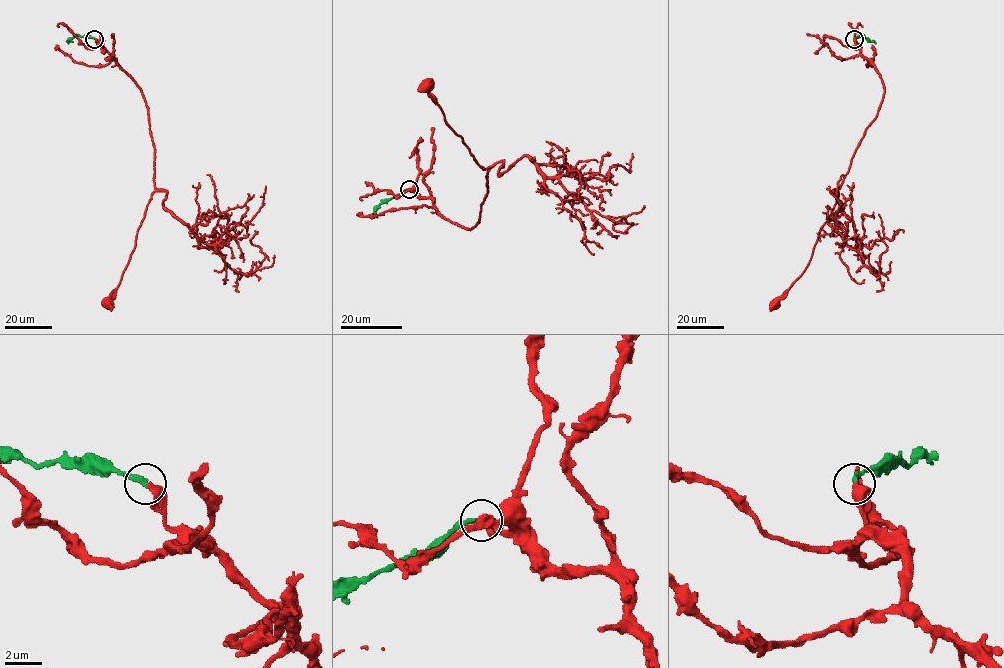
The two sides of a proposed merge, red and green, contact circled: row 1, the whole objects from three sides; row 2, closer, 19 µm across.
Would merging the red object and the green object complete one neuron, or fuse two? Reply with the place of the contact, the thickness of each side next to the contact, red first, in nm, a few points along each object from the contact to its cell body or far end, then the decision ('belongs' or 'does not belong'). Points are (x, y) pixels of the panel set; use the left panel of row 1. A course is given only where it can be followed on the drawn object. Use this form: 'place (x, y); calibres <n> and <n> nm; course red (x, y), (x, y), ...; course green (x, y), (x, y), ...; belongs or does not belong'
place (94, 39); calibres 400 and 240 nm; course red (95, 38), (142, 94), (154, 147), (154, 182), (156, 190), (137, 230), (135, 245), (120, 282), (107, 303); course green (94, 38), (76, 36), (68, 43); belongs

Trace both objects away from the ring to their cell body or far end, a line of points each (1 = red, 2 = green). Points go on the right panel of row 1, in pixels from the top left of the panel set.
1: (854, 38), (860, 54), (873, 65), (883, 84), (881, 105), (851, 160), (808, 266), (775, 303)
2: (854, 38), (863, 36), (876, 43)

